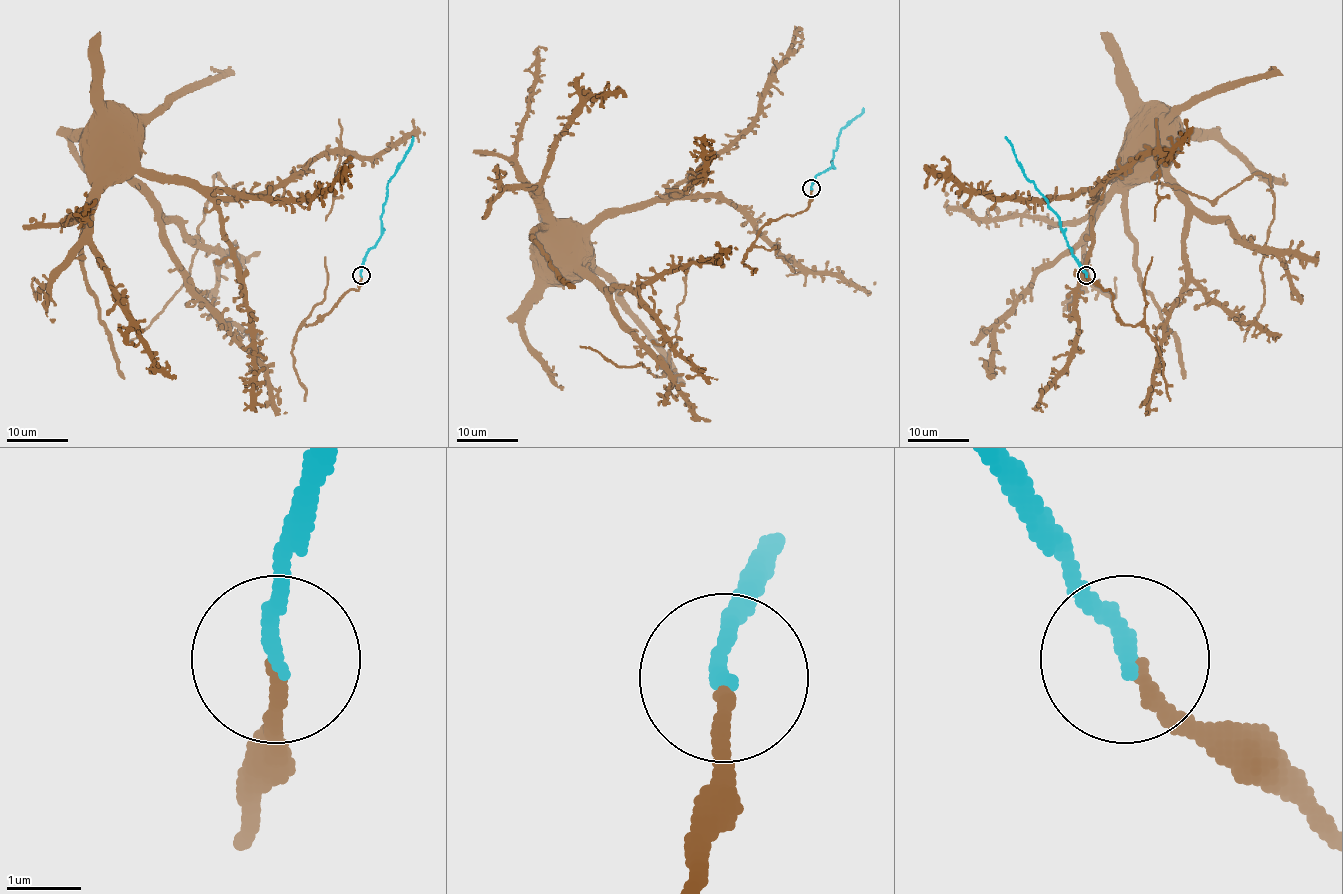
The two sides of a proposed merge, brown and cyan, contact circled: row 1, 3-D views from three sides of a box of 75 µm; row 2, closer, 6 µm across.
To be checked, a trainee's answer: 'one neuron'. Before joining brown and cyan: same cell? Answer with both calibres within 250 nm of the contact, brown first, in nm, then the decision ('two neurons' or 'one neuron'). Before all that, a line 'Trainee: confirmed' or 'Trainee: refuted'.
Trainee: confirmed
180/240 nm | one neuron

